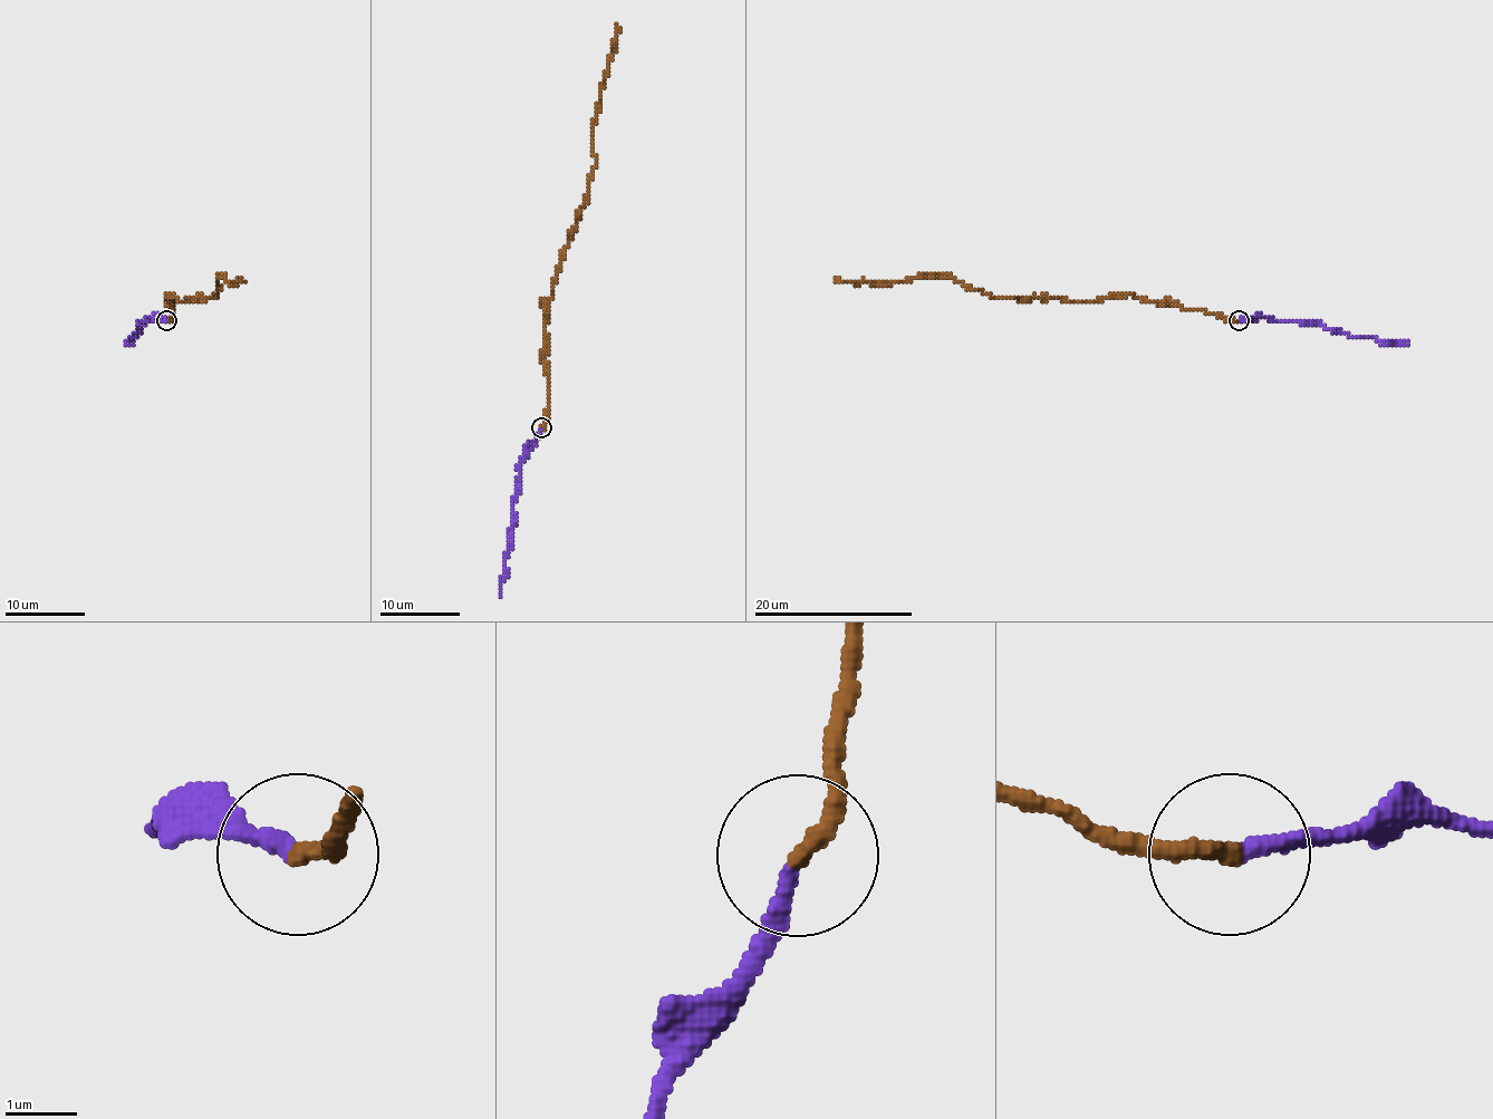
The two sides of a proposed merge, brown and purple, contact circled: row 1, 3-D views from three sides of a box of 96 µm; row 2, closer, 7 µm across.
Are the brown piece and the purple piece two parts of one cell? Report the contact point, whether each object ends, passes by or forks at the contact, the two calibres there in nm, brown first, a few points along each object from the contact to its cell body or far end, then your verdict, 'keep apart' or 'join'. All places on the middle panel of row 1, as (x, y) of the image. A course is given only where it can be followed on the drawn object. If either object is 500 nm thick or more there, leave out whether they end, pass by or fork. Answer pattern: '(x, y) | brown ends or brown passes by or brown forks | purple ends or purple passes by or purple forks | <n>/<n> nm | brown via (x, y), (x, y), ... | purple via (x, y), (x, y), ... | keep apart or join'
(541, 427) | brown ends | purple ends | 280/200 nm | brown via (541, 426), (547, 391), (541, 357), (545, 301), (585, 202), (595, 160), (590, 132), (615, 25) | purple via (541, 428), (539, 439), (519, 464), (499, 596) | join

